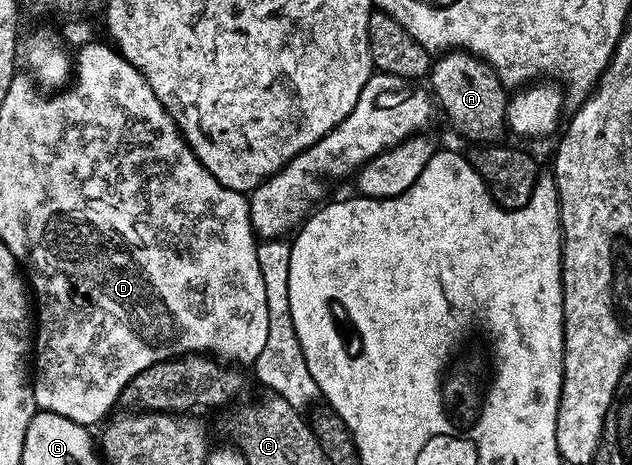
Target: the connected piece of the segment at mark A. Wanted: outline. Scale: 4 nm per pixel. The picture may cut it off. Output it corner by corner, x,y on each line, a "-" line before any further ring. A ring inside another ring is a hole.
449,50
437,55
430,69
430,92
435,103
444,107
448,120
468,142
496,142
506,132
509,93
487,60
471,52

